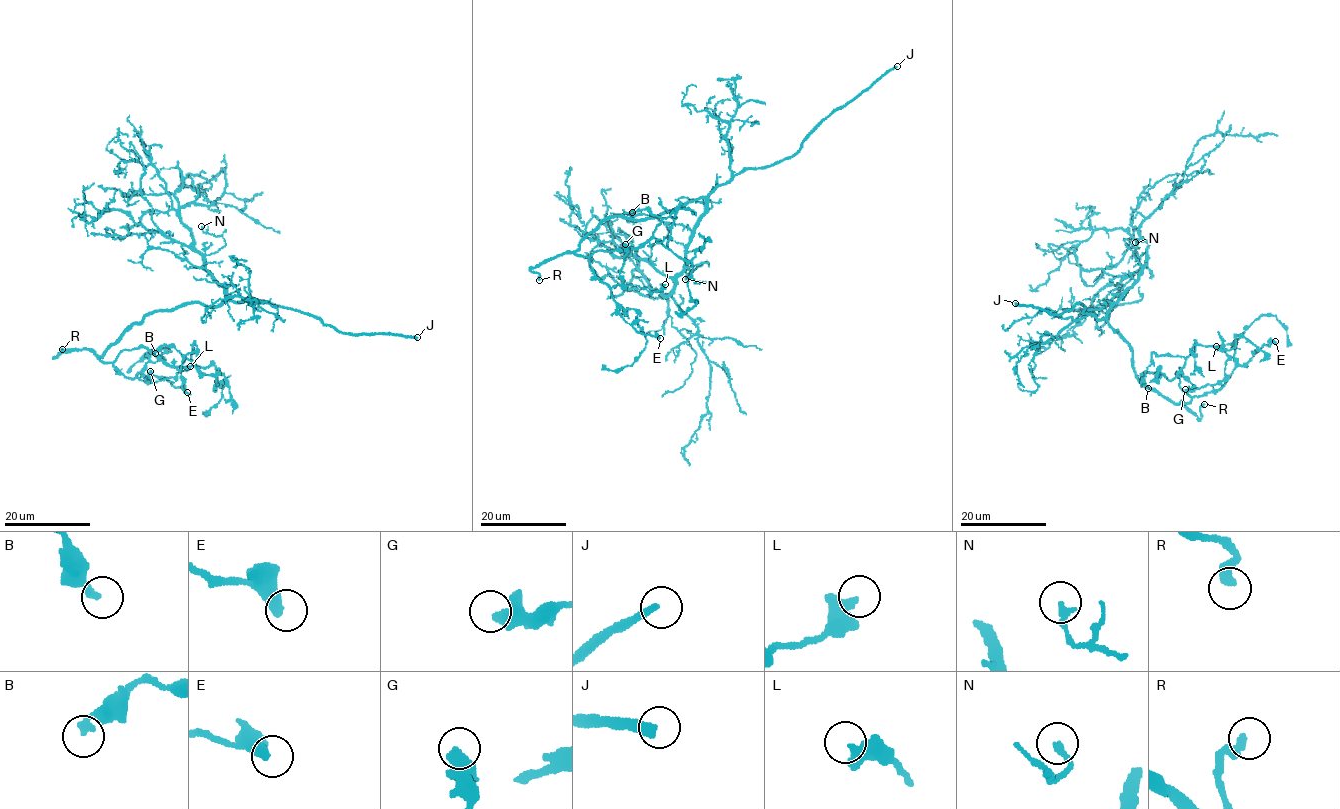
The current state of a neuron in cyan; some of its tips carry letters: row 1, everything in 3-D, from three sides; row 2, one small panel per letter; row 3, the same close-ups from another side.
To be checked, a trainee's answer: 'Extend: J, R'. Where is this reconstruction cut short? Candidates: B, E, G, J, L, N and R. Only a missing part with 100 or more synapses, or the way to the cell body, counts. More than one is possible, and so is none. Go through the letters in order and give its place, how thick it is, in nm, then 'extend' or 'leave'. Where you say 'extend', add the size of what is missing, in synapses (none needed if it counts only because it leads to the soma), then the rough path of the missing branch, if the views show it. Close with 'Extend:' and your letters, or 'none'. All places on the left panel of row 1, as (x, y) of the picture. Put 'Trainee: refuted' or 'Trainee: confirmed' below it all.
B: at (155, 353); 260 nm thick; leave
E: at (187, 392); 440 nm thick; leave
G: at (150, 371); 360 nm thick; leave
J: at (417, 337); 320 nm thick; extend
L: at (190, 366); 400 nm thick; leave
N: at (201, 226); 240 nm thick; leave
R: at (62, 349); 380 nm thick; extend; about 160 synapses; missing branch runs (62, 349), (70, 359), (97, 361), (105, 343), (110, 363), (115, 363), (119, 350), (125, 359)
Extend: J, R
Trainee: confirmed

